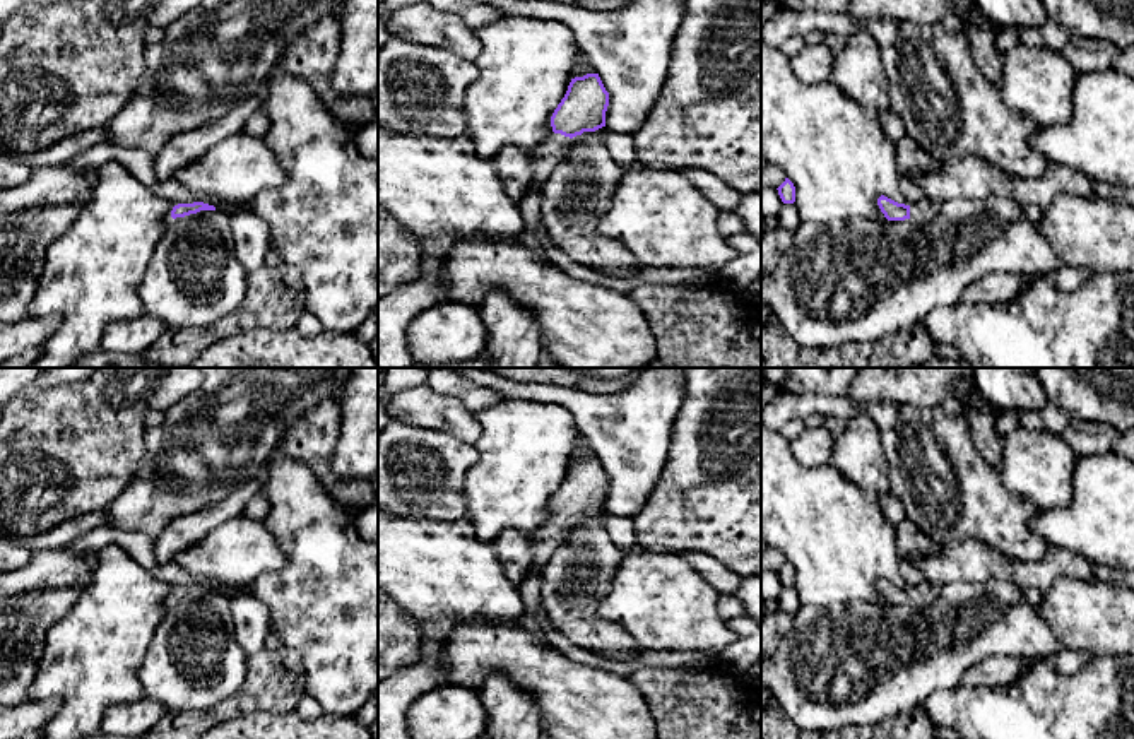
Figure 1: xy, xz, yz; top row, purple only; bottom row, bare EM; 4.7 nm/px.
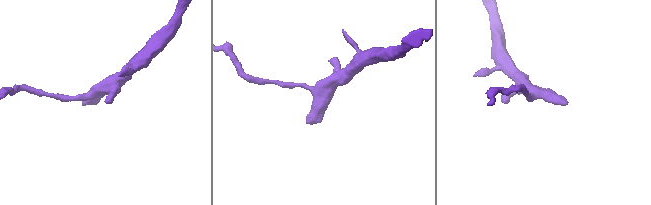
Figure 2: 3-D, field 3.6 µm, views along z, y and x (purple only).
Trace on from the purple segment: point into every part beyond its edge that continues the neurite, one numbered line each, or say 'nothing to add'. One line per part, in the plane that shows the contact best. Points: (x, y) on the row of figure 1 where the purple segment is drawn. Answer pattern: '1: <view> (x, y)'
1: xz (551, 151)

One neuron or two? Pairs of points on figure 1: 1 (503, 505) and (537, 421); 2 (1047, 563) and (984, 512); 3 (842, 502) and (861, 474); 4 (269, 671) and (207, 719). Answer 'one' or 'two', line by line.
1: one
2: two
3: two
4: one

